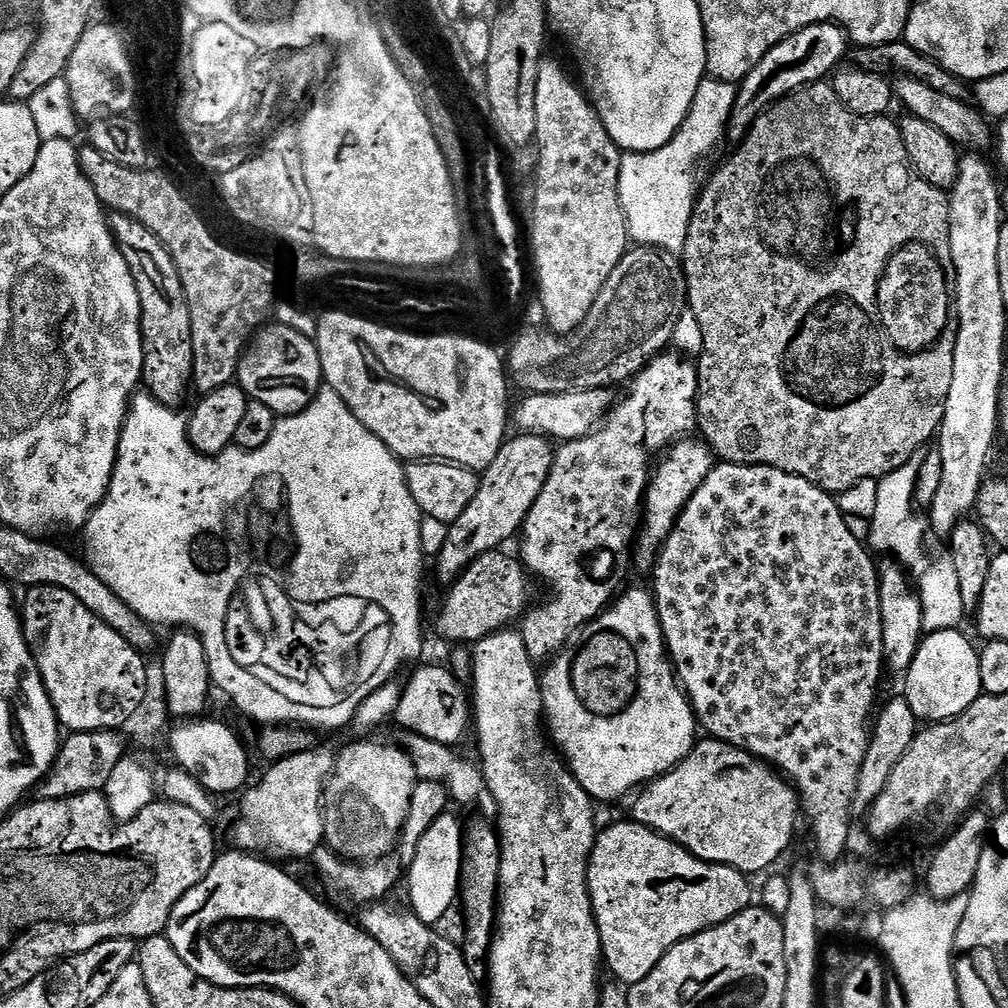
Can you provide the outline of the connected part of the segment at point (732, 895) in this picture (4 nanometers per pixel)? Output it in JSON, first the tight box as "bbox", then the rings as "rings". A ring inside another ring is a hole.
{"bbox":[588,822,754,986],"rings":[[[635,822],[612,824],[601,831],[588,863],[588,889],[592,909],[596,915],[598,934],[602,942],[603,963],[613,972],[621,985],[631,986],[642,982],[658,962],[678,942],[689,940],[699,932],[725,924],[749,907],[754,900],[754,890],[748,885],[749,877],[737,868],[725,864],[711,864],[690,854],[680,844],[661,836],[653,828]]]}

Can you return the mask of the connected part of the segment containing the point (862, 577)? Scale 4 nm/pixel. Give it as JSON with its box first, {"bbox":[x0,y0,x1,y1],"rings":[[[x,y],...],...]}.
{"bbox":[650,463,886,844],"rings":[[[717,463],[712,469],[712,473],[698,486],[694,498],[690,498],[688,505],[682,510],[682,514],[676,519],[676,525],[668,540],[660,549],[660,555],[656,557],[656,567],[654,577],[656,581],[650,584],[650,591],[656,602],[656,613],[660,619],[660,628],[664,631],[664,642],[666,651],[674,665],[674,671],[686,693],[688,703],[692,705],[692,711],[701,729],[704,728],[709,737],[713,740],[721,740],[727,744],[741,748],[743,752],[748,752],[769,765],[775,766],[790,781],[796,790],[796,795],[800,797],[800,802],[806,816],[812,819],[812,837],[814,844],[832,844],[836,836],[840,836],[842,842],[849,842],[852,828],[848,825],[848,816],[852,812],[852,799],[858,786],[858,774],[864,761],[864,755],[868,749],[868,738],[870,735],[870,717],[873,715],[876,704],[876,691],[880,688],[880,671],[885,671],[886,661],[884,659],[884,627],[882,626],[882,614],[880,613],[880,574],[878,564],[875,564],[873,553],[866,547],[865,541],[855,536],[853,525],[844,521],[844,513],[840,511],[837,501],[829,493],[823,492],[818,486],[814,486],[806,478],[798,478],[789,472],[783,472],[770,466],[761,464],[725,464]]]}

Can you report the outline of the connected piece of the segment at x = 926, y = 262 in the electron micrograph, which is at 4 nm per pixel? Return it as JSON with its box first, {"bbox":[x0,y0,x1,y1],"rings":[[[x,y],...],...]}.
{"bbox":[876,243,952,355],"rings":[[[918,243],[900,248],[888,260],[879,280],[876,305],[879,306],[880,323],[887,330],[888,340],[900,352],[908,355],[924,352],[947,331],[952,314],[952,294],[943,268],[943,263],[931,250]]]}

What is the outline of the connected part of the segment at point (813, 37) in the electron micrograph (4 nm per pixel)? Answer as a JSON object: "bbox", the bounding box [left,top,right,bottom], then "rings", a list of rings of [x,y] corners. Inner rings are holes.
{"bbox":[727,23,850,142],"rings":[[[834,23],[811,24],[778,42],[778,46],[771,48],[766,58],[750,70],[748,77],[740,81],[732,117],[728,119],[727,139],[732,139],[732,142],[743,140],[753,122],[776,101],[797,92],[805,84],[815,84],[831,77],[841,67],[840,59],[847,54],[848,48],[850,52],[847,32]]]}

